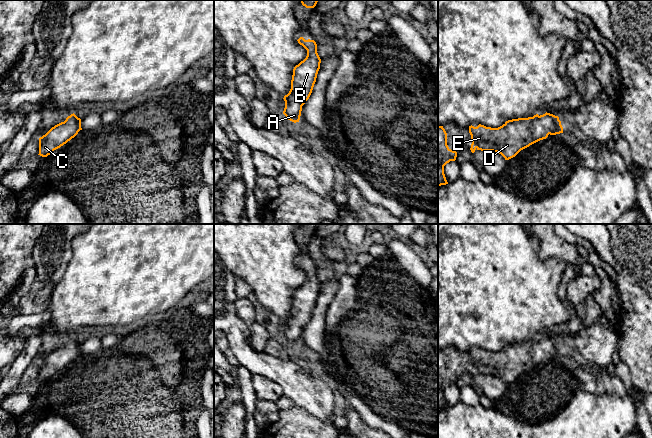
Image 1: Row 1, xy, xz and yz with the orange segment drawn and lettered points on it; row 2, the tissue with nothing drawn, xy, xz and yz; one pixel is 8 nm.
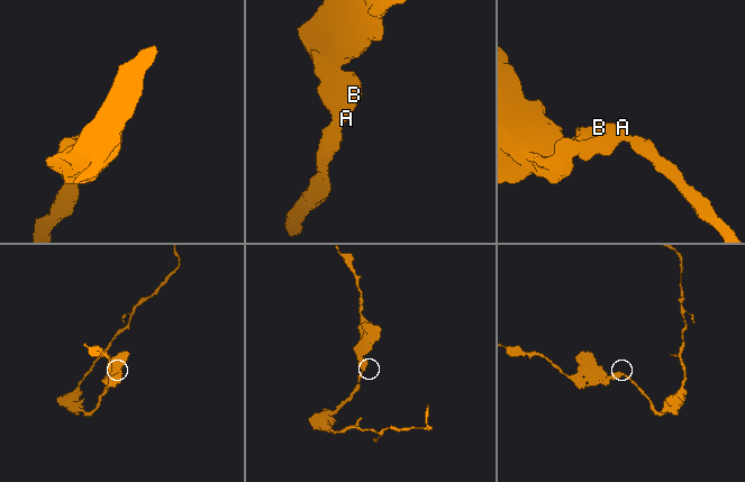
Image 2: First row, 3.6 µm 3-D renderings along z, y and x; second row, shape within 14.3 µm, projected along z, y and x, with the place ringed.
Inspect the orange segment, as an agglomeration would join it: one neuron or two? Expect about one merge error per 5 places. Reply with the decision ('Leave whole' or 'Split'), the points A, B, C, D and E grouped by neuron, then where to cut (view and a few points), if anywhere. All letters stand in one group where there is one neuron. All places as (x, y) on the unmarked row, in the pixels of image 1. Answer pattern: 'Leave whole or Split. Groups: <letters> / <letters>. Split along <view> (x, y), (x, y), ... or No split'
Leave whole. Groups: A B C D E. No split

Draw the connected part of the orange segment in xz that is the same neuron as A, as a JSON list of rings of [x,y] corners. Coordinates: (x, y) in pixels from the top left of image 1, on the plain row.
[[[300,261],[297,265],[307,274],[307,280],[294,291],[291,313],[283,322],[285,325],[283,338],[294,347],[300,344],[302,330],[312,317],[321,287],[314,264]]]

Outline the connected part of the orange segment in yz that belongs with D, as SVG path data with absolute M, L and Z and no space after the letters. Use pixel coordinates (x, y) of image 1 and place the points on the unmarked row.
M550 337L543 339L534 339L528 342L518 342L506 345L498 352L486 351L479 348L477 351L469 350L469 357L471 359L471 376L475 374L493 375L501 378L505 384L515 381L521 374L529 371L530 369L546 363L548 359L556 359L563 357L563 351L558 340Z

